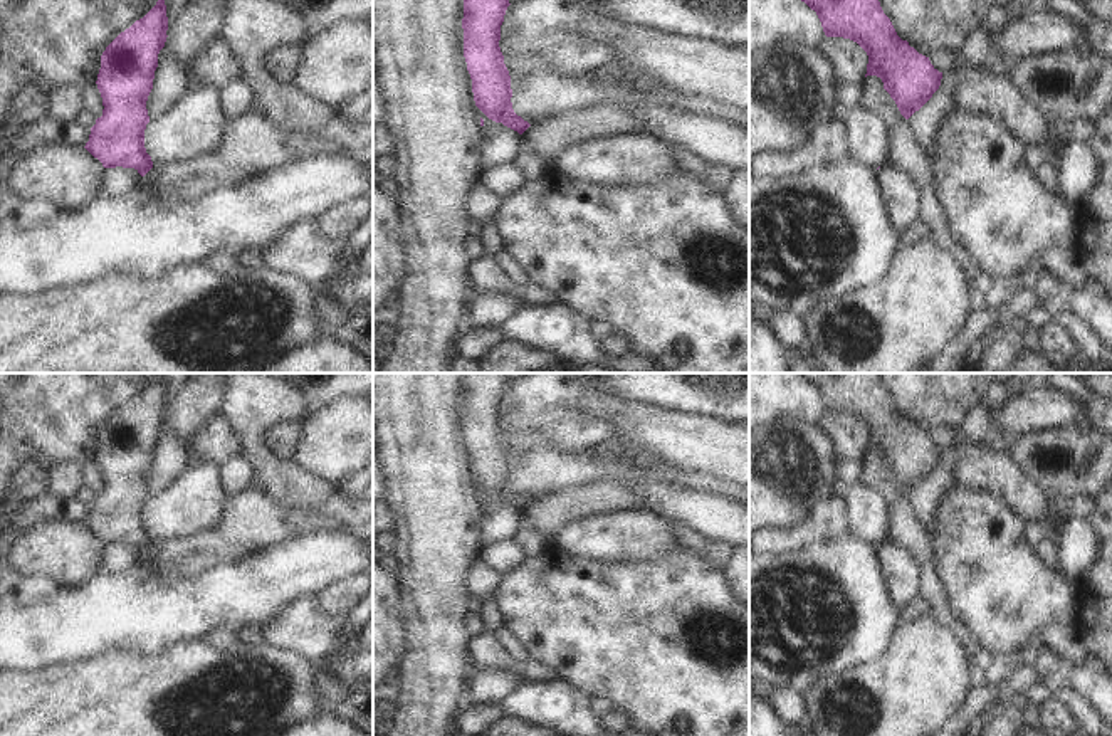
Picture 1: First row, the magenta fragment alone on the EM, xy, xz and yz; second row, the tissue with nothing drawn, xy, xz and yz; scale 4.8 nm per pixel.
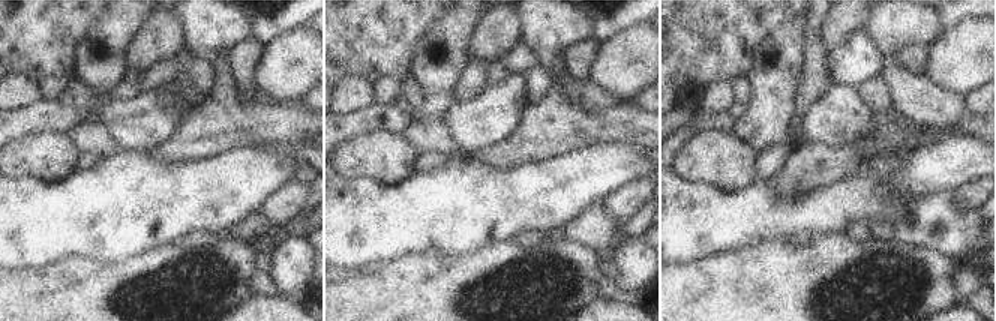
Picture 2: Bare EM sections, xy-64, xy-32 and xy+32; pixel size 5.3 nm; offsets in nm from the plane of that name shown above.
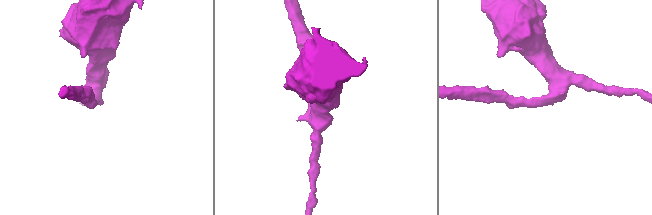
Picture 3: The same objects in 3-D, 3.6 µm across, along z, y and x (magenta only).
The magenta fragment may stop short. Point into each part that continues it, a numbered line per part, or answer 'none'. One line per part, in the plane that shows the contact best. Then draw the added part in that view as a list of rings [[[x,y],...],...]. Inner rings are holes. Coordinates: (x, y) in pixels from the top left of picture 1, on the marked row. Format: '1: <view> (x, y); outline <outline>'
none

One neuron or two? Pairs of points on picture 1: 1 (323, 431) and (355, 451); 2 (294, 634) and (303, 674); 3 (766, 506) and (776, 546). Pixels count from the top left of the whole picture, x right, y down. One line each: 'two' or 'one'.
1: one
2: two
3: two

